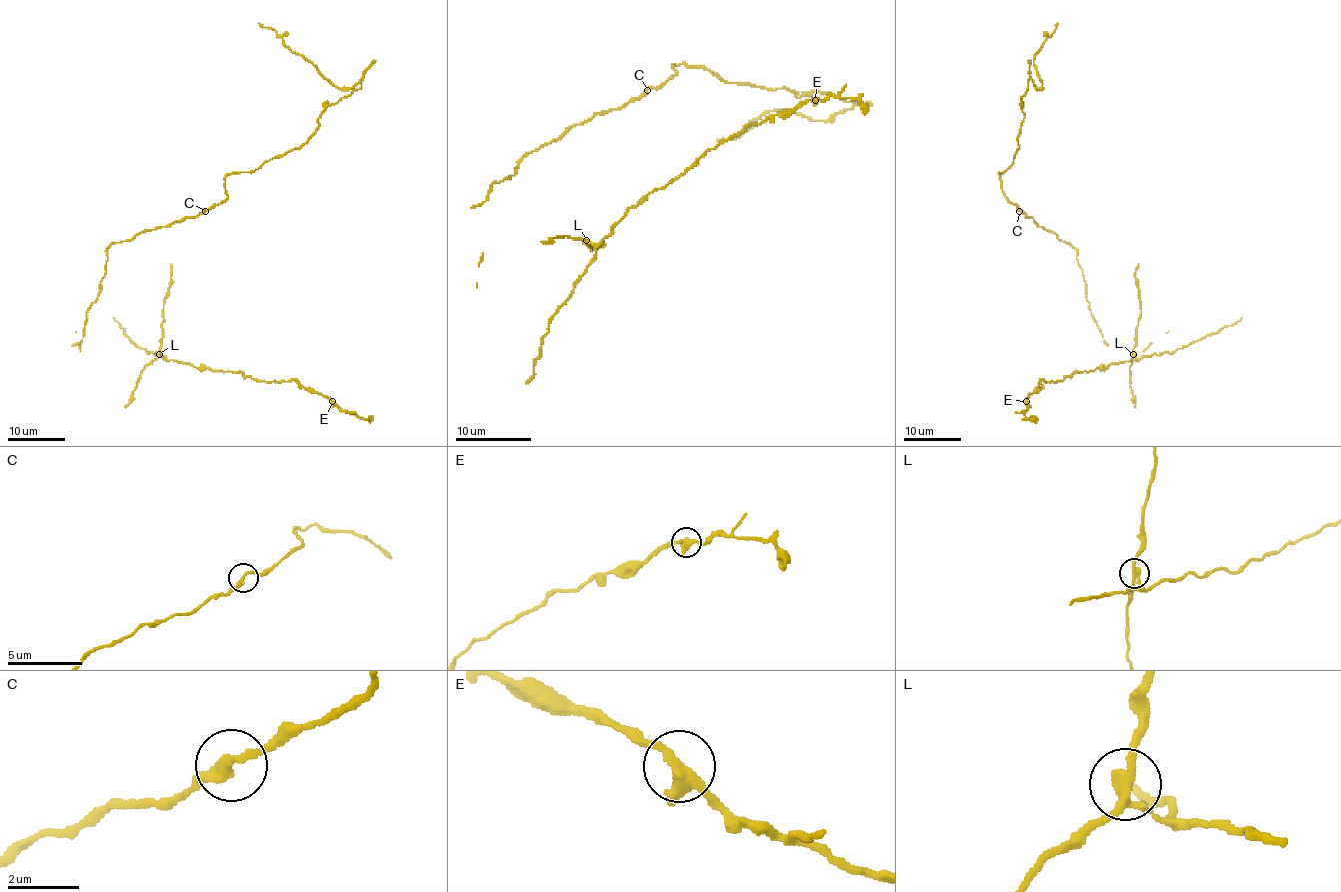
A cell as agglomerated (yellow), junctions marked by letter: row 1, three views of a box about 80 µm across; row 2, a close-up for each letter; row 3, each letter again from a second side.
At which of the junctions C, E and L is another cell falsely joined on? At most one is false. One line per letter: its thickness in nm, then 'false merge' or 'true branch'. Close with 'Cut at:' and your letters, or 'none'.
C: 280 nm | true branch
E: 280 nm | true branch
L: 260 nm | false merge
Cut at: L

